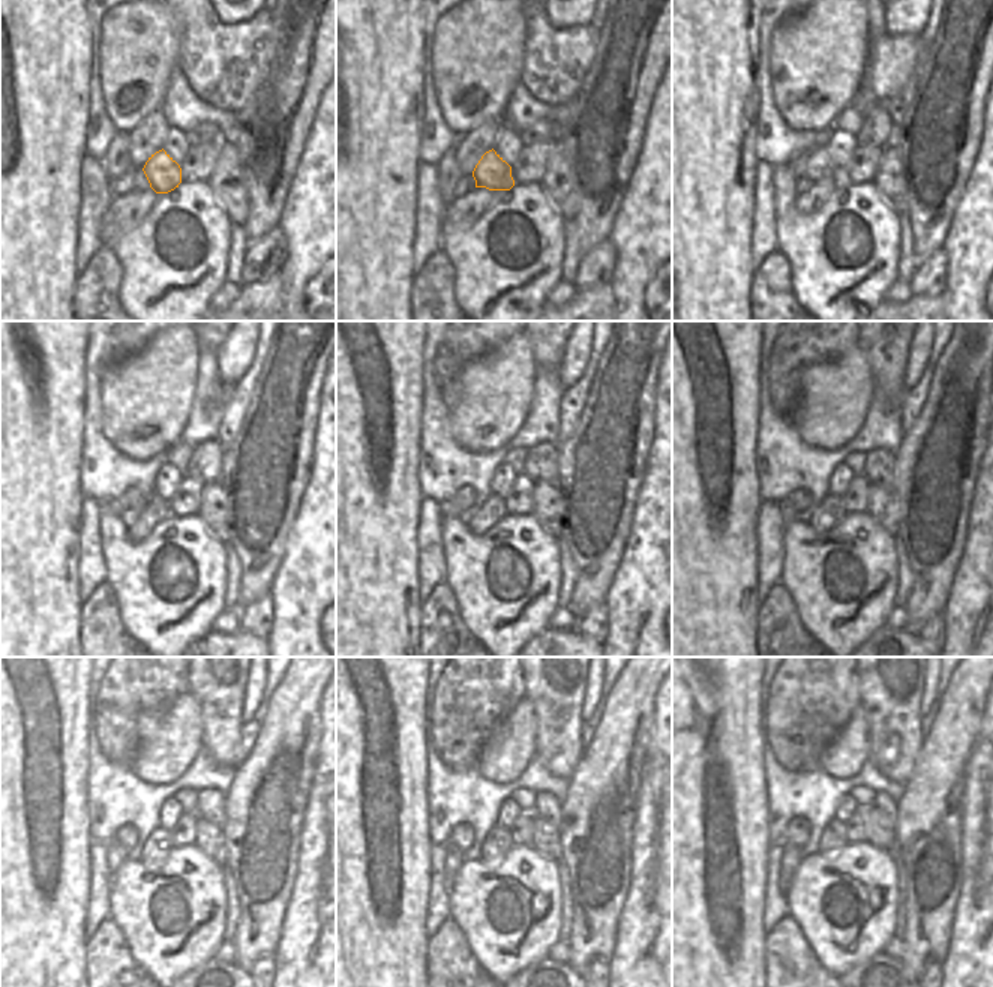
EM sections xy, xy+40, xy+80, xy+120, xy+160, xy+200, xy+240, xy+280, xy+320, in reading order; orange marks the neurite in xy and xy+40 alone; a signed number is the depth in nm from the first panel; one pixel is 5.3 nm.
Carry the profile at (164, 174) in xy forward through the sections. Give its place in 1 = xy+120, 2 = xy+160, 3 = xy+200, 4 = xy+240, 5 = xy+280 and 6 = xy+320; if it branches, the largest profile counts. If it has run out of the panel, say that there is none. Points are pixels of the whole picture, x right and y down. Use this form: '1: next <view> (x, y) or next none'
1: next xy+120 (132, 498)
2: next xy+160 (465, 497)
3: next xy+200 (801, 500)
4: next xy+240 (126, 834)
5: next xy+280 (461, 834)
6: next xy+320 (797, 833)

